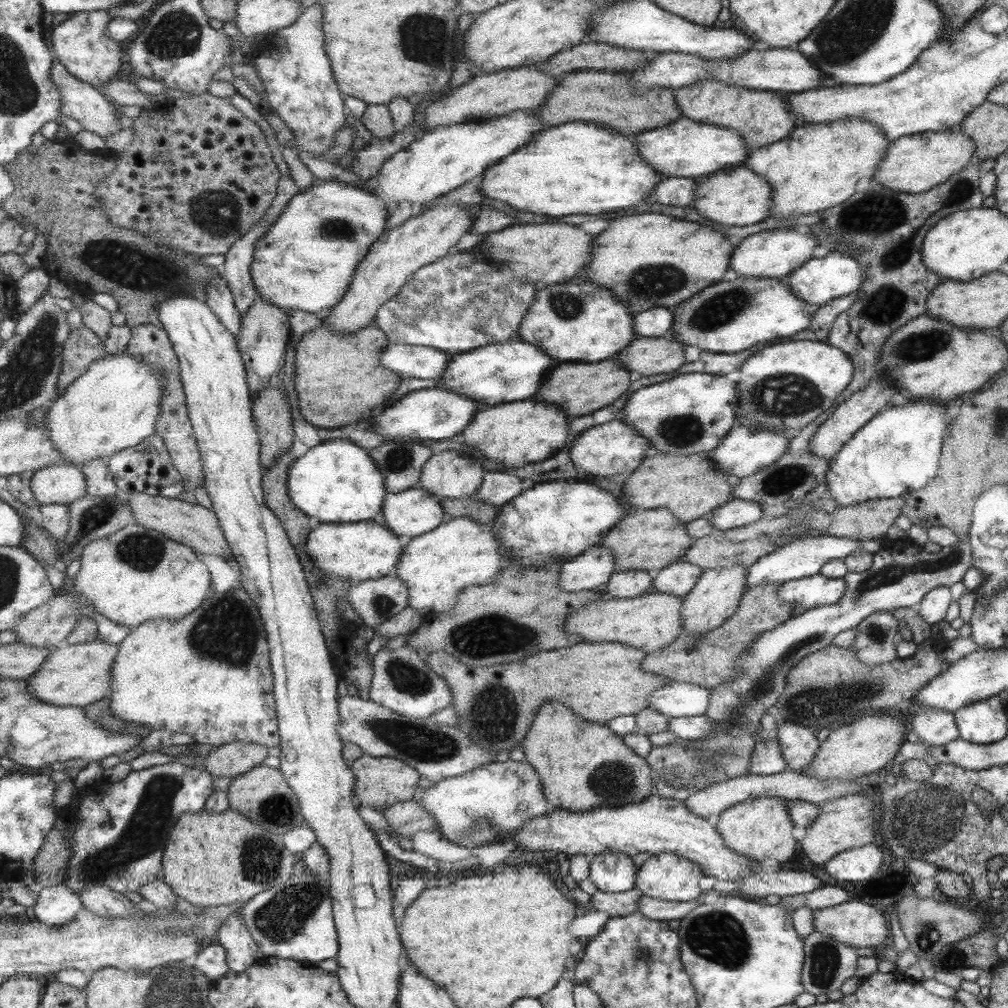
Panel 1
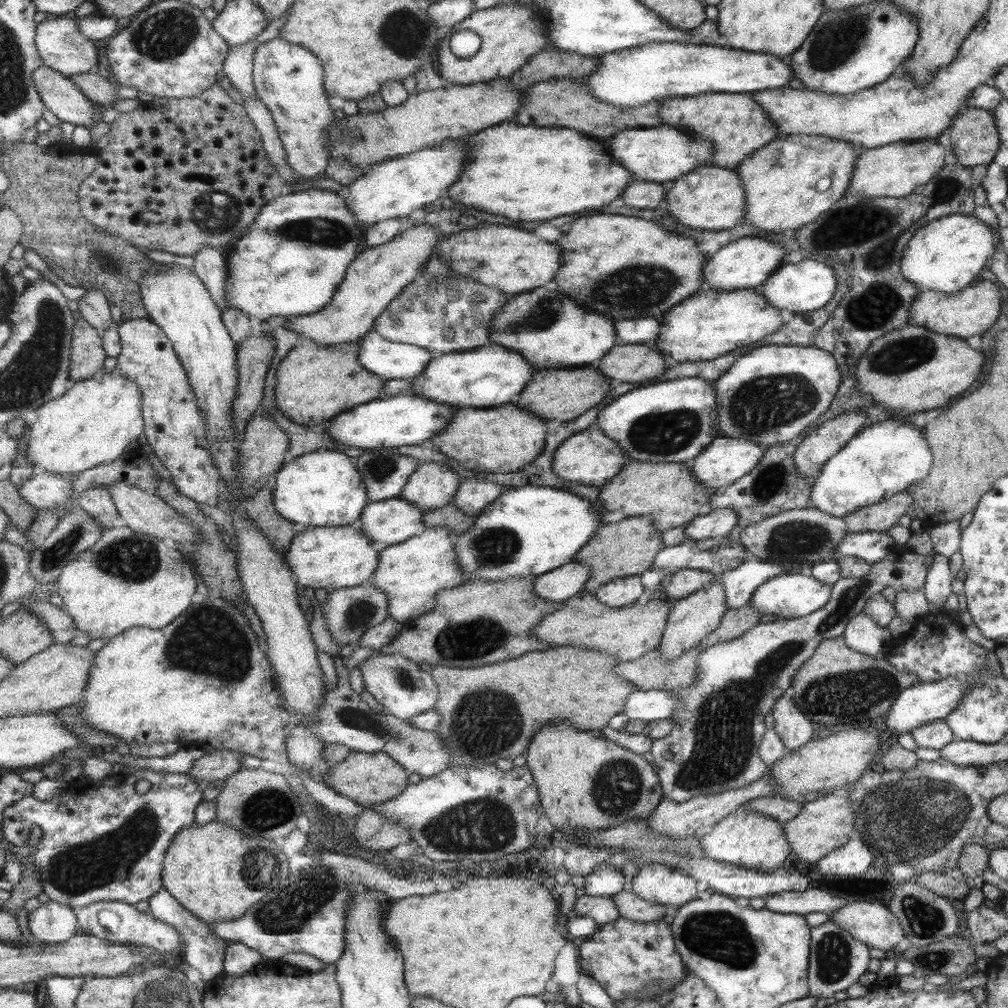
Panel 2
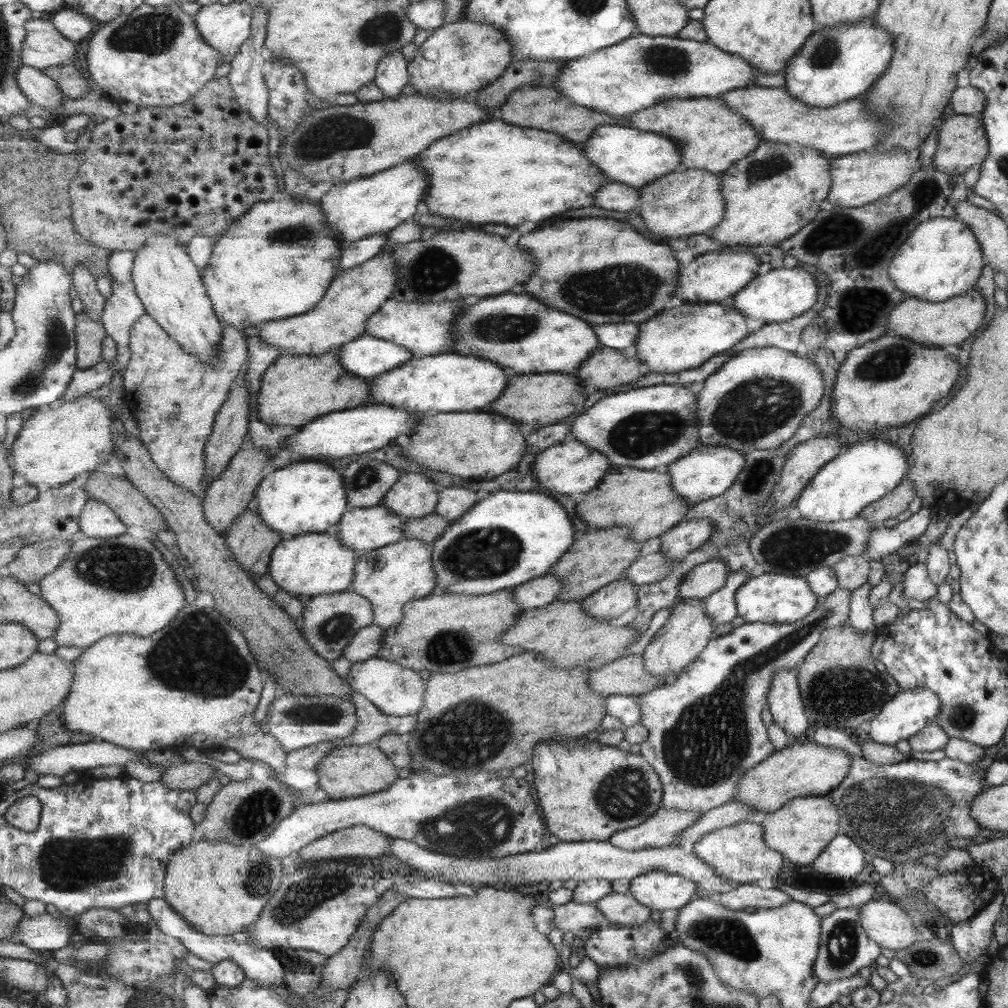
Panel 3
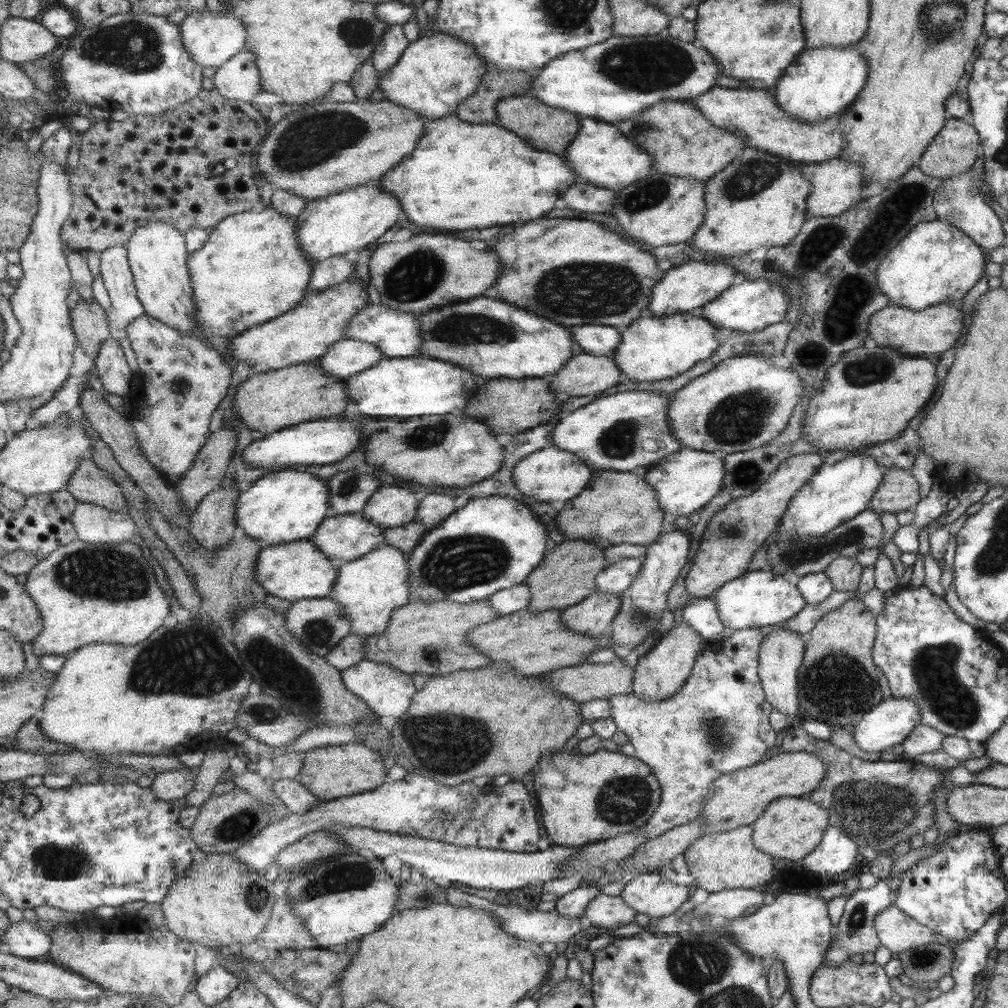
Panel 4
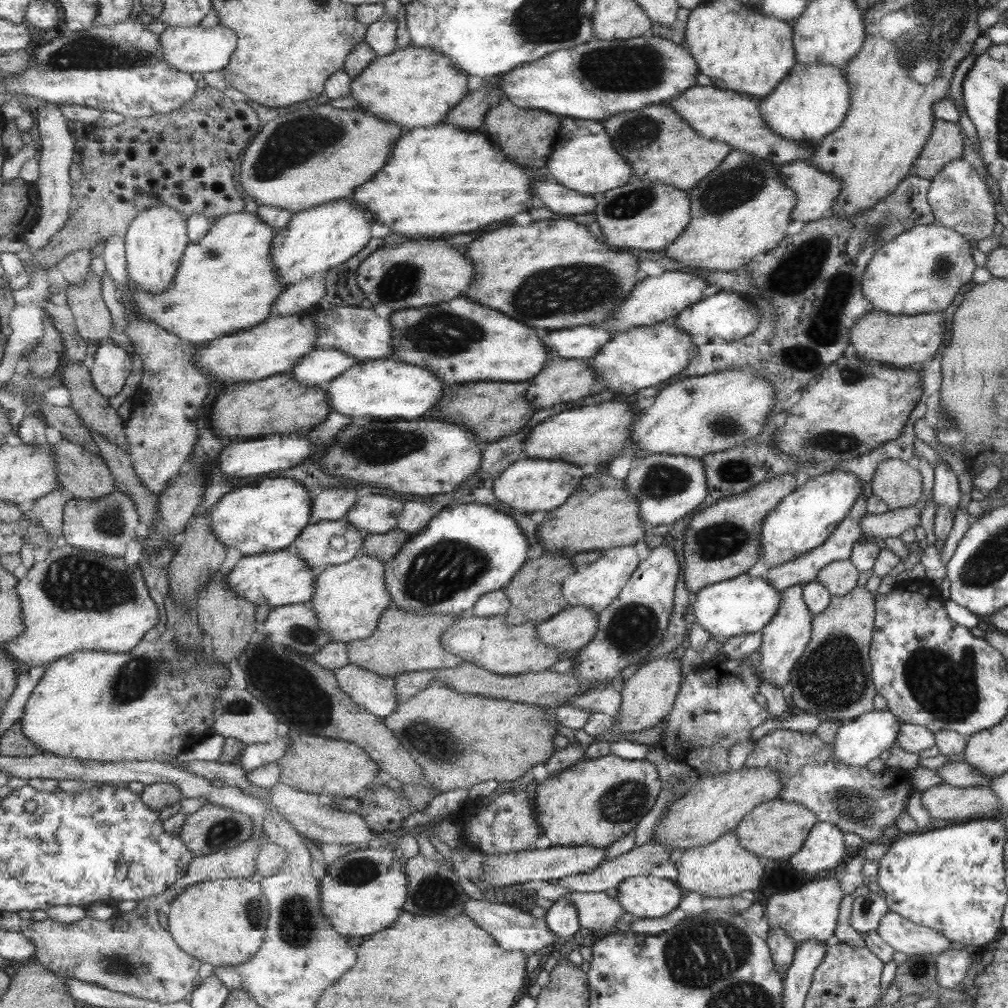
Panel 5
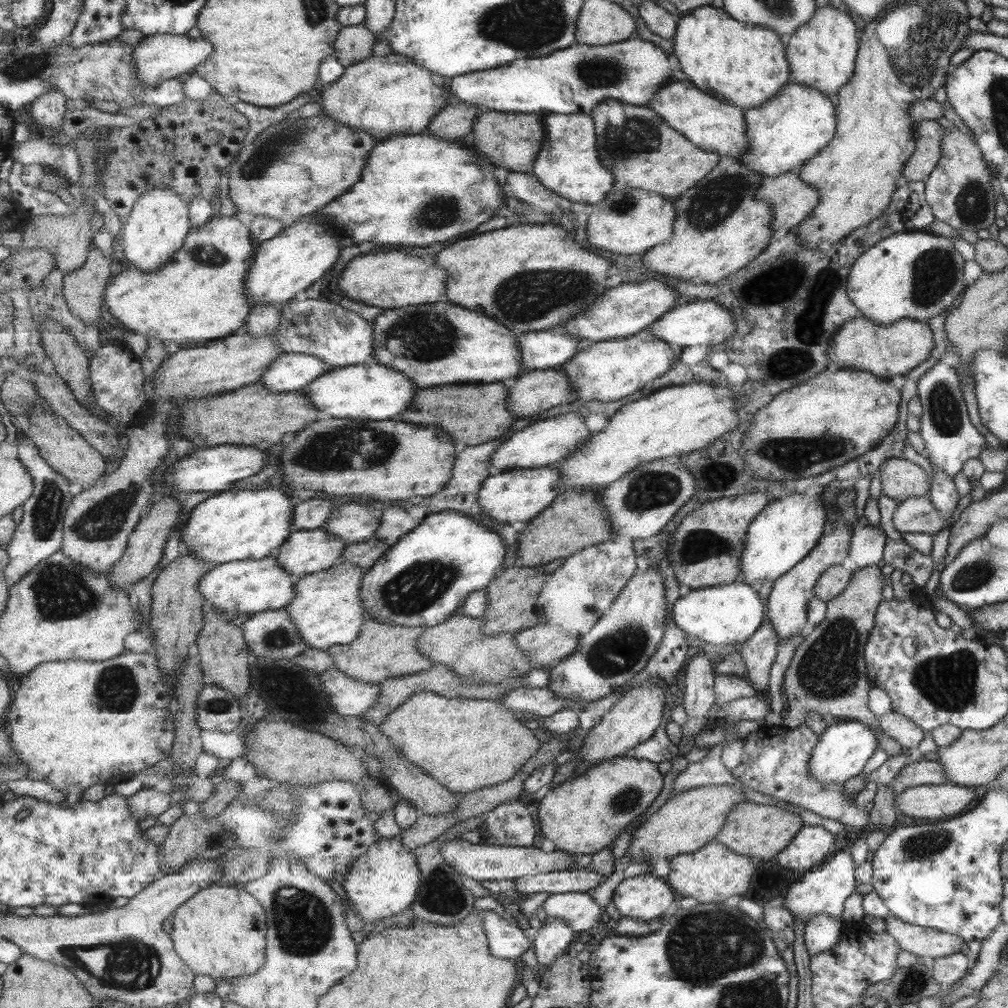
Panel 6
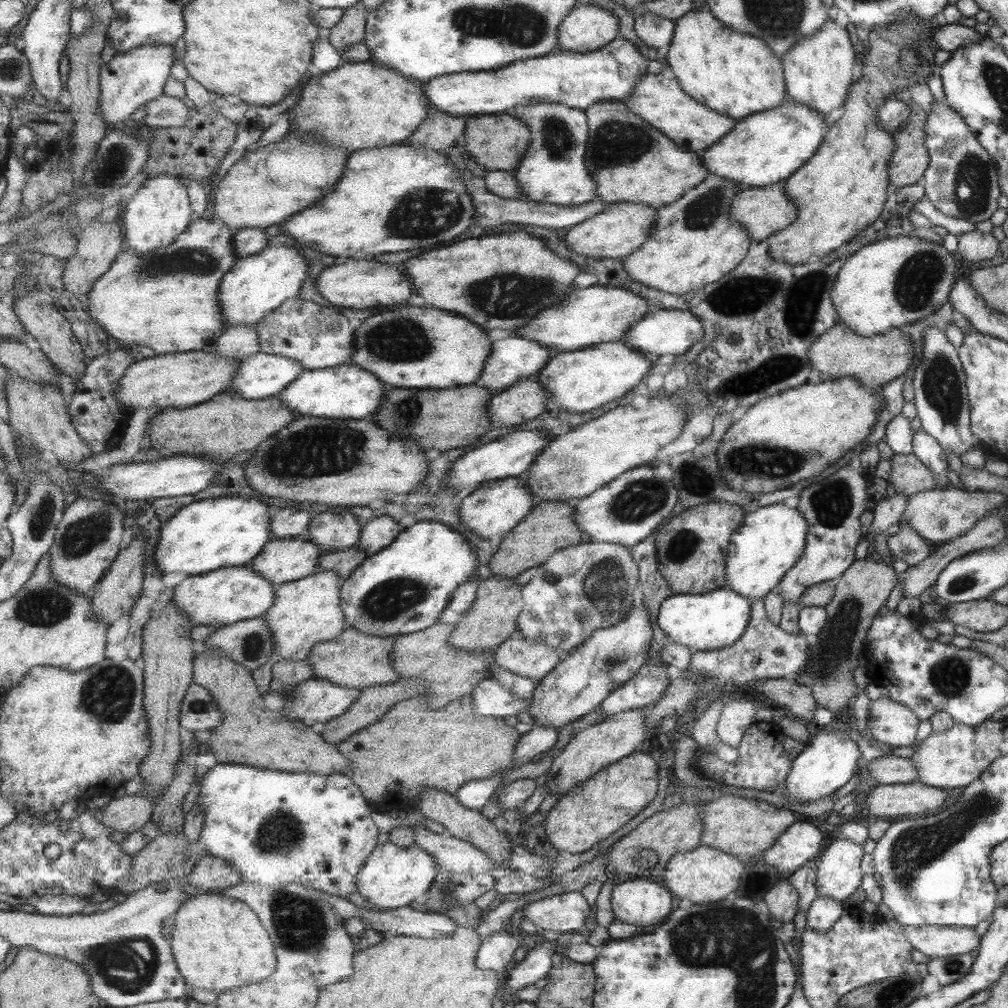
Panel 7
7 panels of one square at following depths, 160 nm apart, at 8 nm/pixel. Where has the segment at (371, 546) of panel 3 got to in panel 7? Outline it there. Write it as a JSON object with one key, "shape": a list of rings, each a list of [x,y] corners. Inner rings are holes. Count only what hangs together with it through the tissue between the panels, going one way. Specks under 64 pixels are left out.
{"shape":[[[306,535],[269,541],[252,560],[252,567],[275,587],[320,573],[319,557],[324,554]]]}

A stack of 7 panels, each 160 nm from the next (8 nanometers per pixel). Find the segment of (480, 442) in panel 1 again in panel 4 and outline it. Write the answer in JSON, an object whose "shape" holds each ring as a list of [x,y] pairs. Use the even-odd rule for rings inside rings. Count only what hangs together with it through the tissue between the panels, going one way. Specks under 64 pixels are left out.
{"shape":[[[463,412],[449,413],[443,416],[427,416],[427,418],[409,418],[400,420],[394,427],[387,427],[380,432],[370,434],[364,442],[366,462],[374,470],[383,470],[393,477],[402,478],[405,482],[416,482],[423,486],[436,487],[439,491],[453,490],[457,486],[473,486],[481,482],[483,476],[489,478],[495,474],[503,464],[504,447],[495,439],[494,432],[482,422],[467,416]]]}

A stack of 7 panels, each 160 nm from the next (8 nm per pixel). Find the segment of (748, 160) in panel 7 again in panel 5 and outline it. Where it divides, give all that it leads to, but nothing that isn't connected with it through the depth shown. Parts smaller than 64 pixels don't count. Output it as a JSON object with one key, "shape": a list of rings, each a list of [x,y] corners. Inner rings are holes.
{"shape":[[[796,62],[786,78],[769,95],[758,99],[758,111],[761,112],[763,125],[767,125],[771,133],[795,144],[813,147],[841,127],[850,107],[849,96],[850,88],[838,68]]]}

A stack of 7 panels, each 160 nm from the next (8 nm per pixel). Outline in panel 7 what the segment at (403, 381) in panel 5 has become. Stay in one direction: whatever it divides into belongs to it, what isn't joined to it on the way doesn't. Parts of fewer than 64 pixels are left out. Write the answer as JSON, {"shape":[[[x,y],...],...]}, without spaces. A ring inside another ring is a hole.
{"shape":[[[347,364],[333,368],[303,371],[278,394],[278,397],[291,411],[303,414],[303,416],[361,420],[379,408],[382,398],[389,390],[391,387],[381,384],[381,379],[377,378],[373,372],[369,372],[361,366]]]}

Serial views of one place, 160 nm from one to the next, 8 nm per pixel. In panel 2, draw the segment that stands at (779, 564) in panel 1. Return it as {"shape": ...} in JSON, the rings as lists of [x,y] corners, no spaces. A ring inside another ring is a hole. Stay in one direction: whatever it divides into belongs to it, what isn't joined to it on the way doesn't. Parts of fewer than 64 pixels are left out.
{"shape":[[[887,530],[847,532],[844,538],[838,542],[837,548],[832,549],[834,558],[831,560],[845,555],[859,557],[871,565],[885,558],[894,545],[895,542]],[[748,555],[736,567],[719,576],[722,592],[725,592],[727,610],[745,606],[751,593],[757,587],[761,586],[768,578],[783,573],[791,572],[775,564],[760,561],[753,555]]]}

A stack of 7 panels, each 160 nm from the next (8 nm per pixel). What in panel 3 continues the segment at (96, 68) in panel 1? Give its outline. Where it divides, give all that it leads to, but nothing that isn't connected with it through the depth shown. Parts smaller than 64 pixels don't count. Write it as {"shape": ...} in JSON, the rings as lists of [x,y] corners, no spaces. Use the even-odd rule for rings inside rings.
{"shape":[[[32,18],[25,23],[21,56],[23,65],[41,69],[71,62],[76,42],[61,34],[51,18]]]}

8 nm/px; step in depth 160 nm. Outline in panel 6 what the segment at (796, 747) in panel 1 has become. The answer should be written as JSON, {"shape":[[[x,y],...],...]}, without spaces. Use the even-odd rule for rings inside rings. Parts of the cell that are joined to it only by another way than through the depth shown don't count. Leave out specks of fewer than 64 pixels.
{"shape":[[[837,482],[827,483],[823,486],[823,492],[818,496],[818,502],[822,504],[823,524],[822,536],[817,544],[810,550],[806,558],[795,563],[785,575],[773,581],[770,593],[766,598],[765,617],[773,626],[777,634],[777,642],[801,637],[802,627],[807,623],[807,608],[810,600],[814,598],[814,584],[830,566],[842,564],[843,558],[848,556],[850,550],[851,526],[857,522],[856,492],[854,487],[848,491],[842,491]]]}

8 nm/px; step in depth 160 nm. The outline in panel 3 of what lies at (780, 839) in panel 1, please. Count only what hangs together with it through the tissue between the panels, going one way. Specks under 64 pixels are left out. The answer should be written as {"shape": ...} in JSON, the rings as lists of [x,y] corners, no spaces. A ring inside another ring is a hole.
{"shape":[[[743,821],[704,834],[692,845],[694,855],[724,880],[740,884],[755,884],[761,878],[773,879],[783,864],[783,855],[771,850],[762,837],[762,825]]]}

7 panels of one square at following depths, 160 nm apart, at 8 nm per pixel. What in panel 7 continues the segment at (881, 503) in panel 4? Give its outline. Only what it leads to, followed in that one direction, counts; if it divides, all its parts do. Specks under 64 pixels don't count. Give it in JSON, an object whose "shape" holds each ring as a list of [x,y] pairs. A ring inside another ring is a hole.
{"shape":[[[911,453],[892,455],[890,465],[890,477],[887,482],[893,484],[895,493],[910,496],[936,488],[935,476],[918,457]]]}

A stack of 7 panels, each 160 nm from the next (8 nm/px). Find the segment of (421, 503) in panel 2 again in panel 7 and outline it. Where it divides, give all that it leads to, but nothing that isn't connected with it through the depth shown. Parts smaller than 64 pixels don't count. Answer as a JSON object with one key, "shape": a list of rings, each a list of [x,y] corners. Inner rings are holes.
{"shape":[[[333,512],[314,515],[305,534],[324,554],[355,547],[365,522],[351,513]]]}

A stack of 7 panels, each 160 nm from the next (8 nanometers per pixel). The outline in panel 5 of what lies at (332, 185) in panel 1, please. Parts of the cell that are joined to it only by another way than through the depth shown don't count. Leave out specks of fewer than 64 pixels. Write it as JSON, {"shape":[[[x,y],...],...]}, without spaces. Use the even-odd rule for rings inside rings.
{"shape":[[[243,211],[223,215],[215,220],[205,238],[189,243],[181,268],[167,290],[162,293],[148,293],[141,287],[133,286],[131,301],[135,315],[141,315],[185,340],[207,344],[261,324],[272,316],[274,300],[285,289],[273,263],[272,244],[276,232],[277,229],[265,224],[257,214]]]}

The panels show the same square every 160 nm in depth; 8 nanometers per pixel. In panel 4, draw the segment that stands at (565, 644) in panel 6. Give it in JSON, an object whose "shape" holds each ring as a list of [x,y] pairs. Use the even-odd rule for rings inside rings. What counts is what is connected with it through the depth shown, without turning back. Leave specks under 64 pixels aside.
{"shape":[[[593,592],[581,603],[562,610],[563,627],[573,633],[595,637],[614,622],[615,612],[619,610],[621,596],[606,592]]]}

